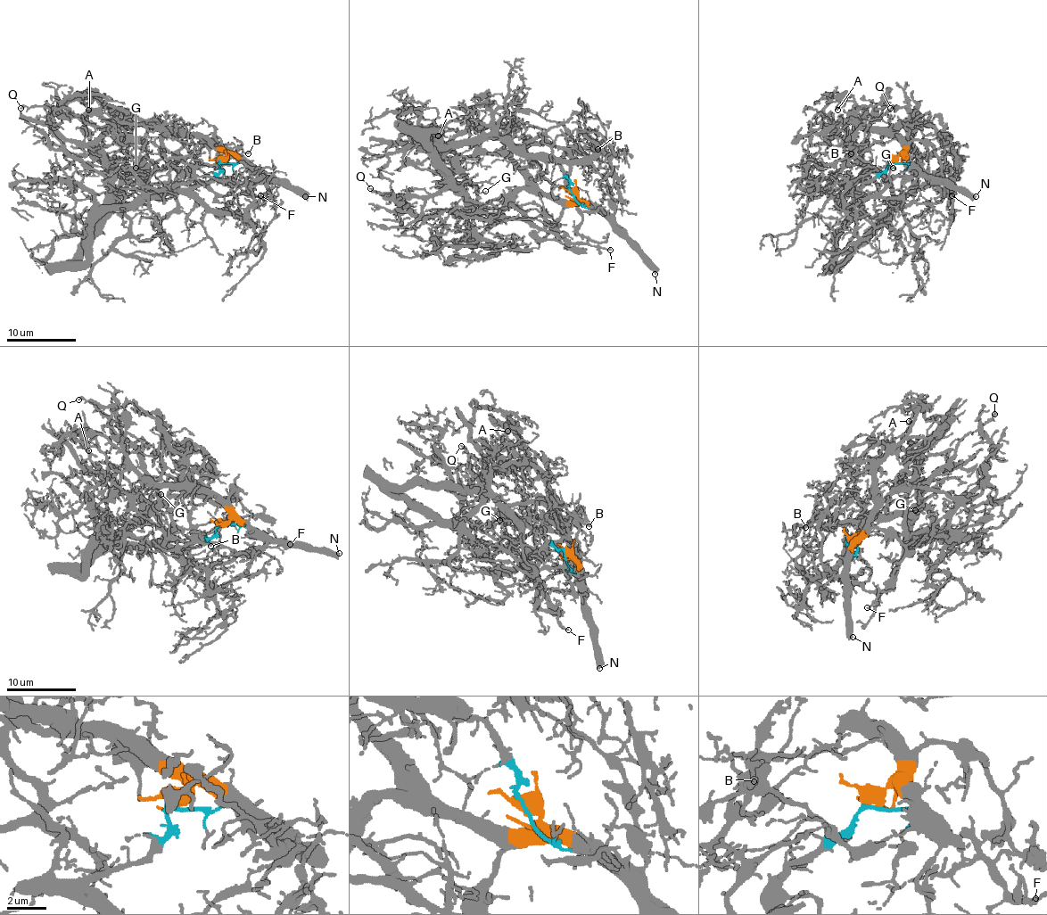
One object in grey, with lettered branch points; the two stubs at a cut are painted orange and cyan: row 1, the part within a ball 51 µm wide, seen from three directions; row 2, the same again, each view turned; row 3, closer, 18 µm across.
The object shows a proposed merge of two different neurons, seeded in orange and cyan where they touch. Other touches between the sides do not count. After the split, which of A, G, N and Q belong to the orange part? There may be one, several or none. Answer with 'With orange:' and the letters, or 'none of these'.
With orange: A, N

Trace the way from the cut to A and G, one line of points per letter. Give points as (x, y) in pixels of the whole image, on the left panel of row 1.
A: (222, 162), (227, 157), (222, 152), (194, 136), (130, 117), (92, 94), (83, 100), (88, 111)
G: (222, 162), (205, 183), (112, 204), (95, 221), (79, 263), (107, 215), (111, 180), (136, 168)

